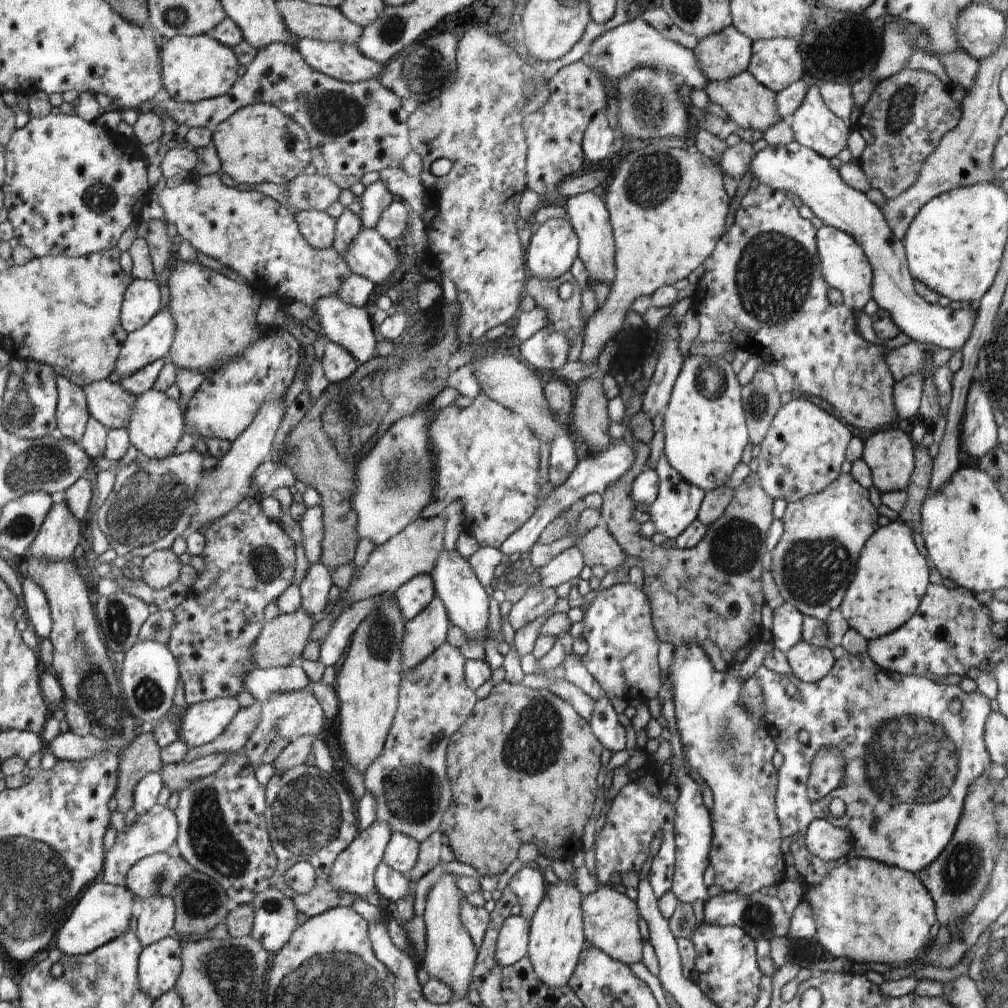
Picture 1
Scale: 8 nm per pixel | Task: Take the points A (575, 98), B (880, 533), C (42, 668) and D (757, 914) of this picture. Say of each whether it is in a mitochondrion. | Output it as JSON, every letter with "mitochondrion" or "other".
{"A":"other","B":"other","C":"other","D":"mitochondrion"}

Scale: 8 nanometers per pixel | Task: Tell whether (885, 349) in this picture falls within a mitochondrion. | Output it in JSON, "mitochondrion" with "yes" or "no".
{"mitochondrion":"no"}

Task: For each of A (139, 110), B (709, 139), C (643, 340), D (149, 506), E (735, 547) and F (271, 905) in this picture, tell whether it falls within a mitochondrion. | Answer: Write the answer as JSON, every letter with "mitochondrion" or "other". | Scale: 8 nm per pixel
{"A":"other","B":"other","C":"other","D":"mitochondrion","E":"mitochondrion","F":"mitochondrion"}

